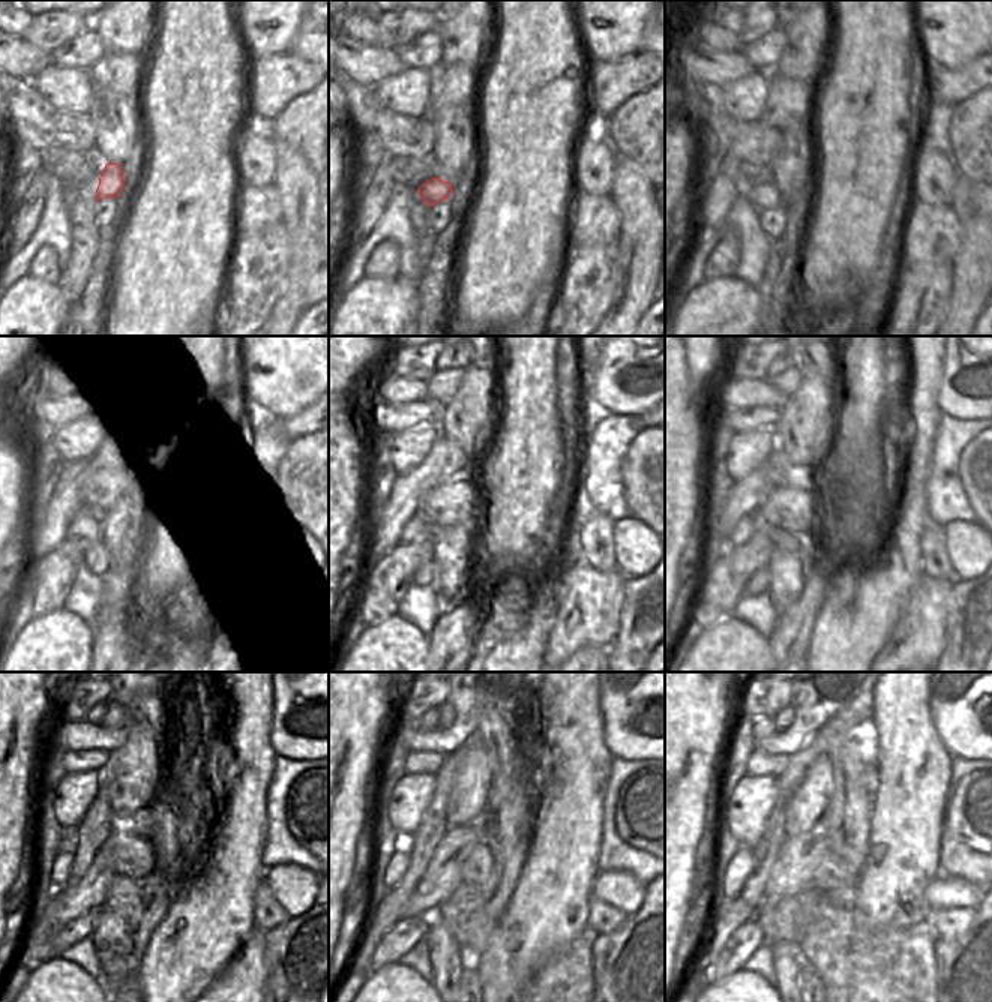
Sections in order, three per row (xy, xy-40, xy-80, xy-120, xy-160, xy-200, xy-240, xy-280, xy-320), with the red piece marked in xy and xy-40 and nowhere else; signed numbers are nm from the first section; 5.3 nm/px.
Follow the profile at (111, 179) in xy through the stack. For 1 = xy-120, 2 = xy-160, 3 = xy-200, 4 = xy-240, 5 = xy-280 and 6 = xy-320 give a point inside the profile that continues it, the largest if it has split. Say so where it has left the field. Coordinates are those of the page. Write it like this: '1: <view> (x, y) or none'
1: xy-120 (83, 527)
2: xy-160 (416, 527)
3: xy-200 (746, 528)
4: xy-240 (62, 866)
5: xy-280 (401, 860)
6: xy-320 (740, 864)

